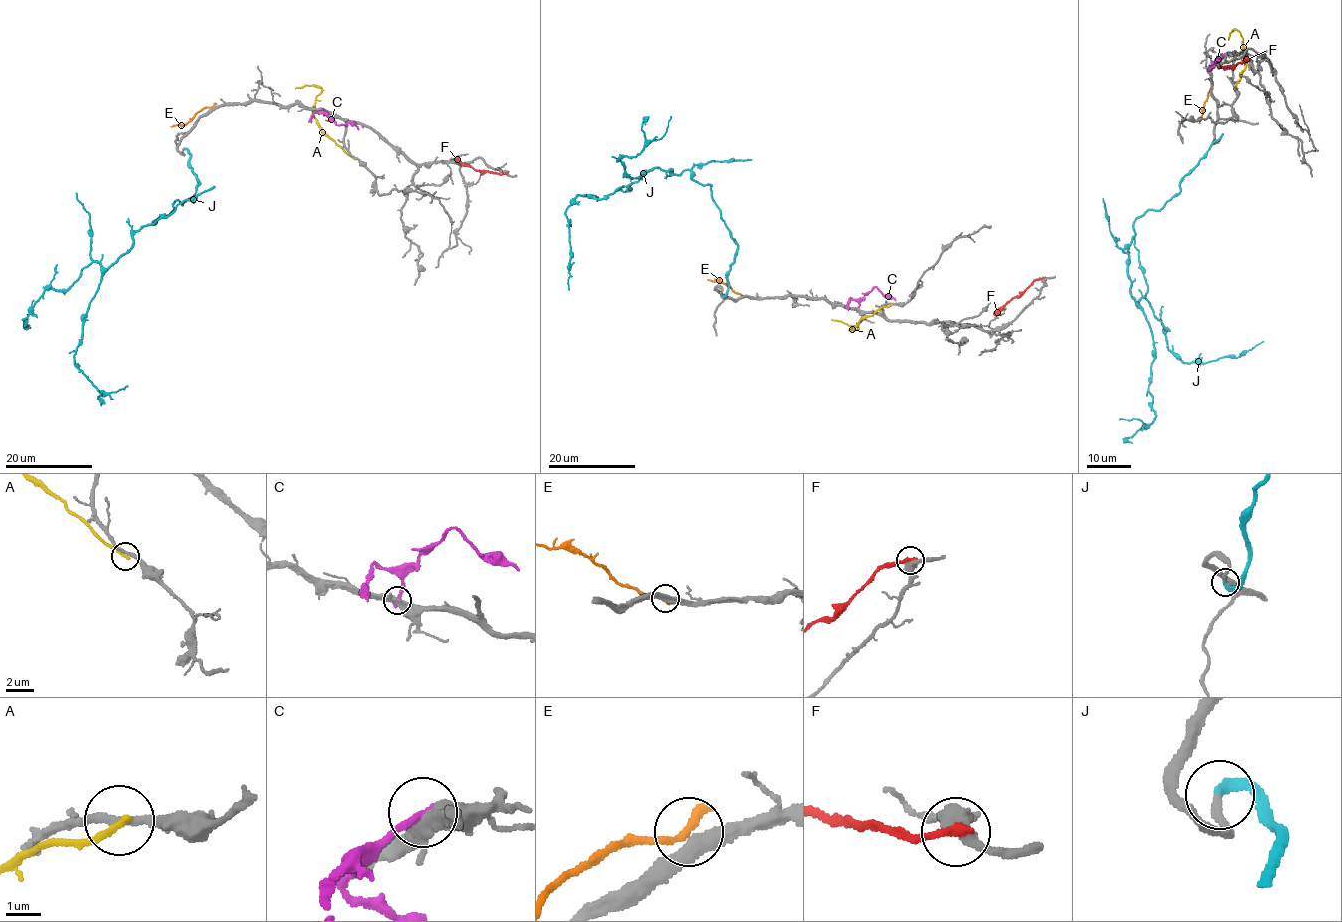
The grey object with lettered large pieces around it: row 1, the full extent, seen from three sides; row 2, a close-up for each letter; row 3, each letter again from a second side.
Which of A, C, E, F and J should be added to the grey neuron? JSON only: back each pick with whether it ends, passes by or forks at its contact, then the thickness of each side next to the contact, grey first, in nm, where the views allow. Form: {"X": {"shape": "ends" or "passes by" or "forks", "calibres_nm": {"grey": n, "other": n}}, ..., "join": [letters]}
{"J": {"shape": "ends", "calibres_nm": {"grey": 240, "other": 280}}, "join": ["J"]}

